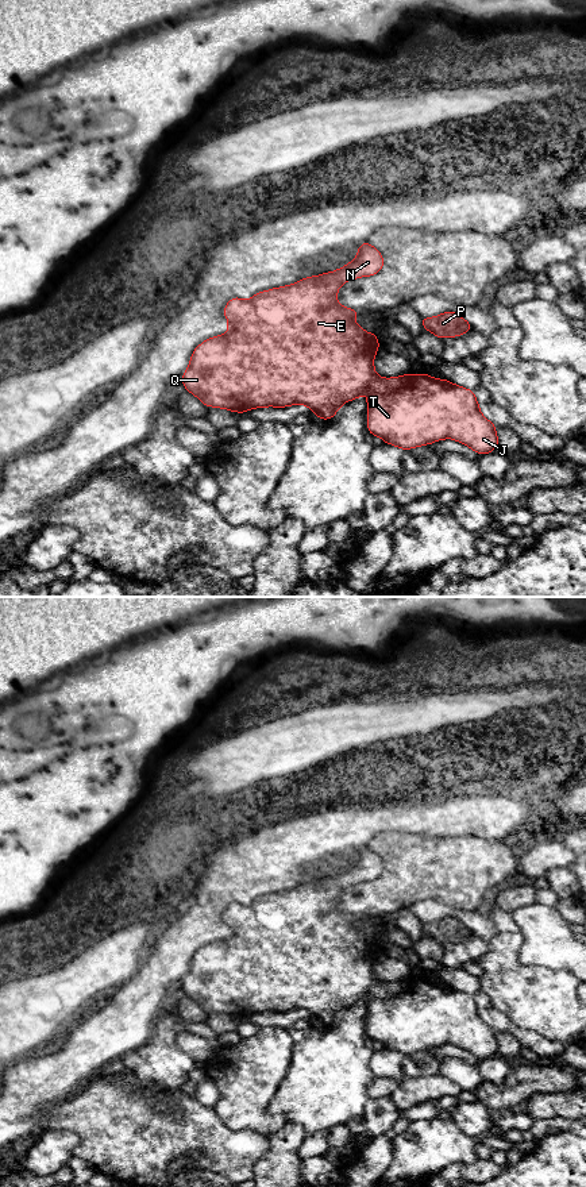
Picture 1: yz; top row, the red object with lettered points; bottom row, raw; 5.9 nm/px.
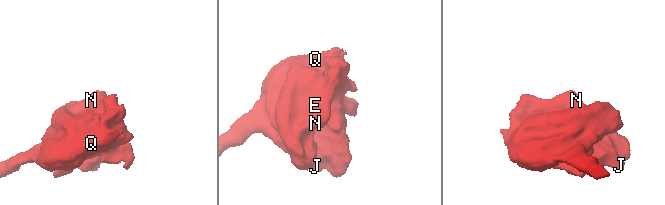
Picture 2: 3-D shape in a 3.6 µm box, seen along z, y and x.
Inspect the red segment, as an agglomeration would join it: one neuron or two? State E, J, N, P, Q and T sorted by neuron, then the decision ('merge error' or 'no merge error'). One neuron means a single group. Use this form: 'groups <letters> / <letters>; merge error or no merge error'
groups E J N P Q T; no merge error

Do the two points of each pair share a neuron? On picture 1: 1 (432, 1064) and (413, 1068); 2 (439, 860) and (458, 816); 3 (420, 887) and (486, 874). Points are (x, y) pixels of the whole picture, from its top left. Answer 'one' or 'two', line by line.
1: one
2: two
3: one

